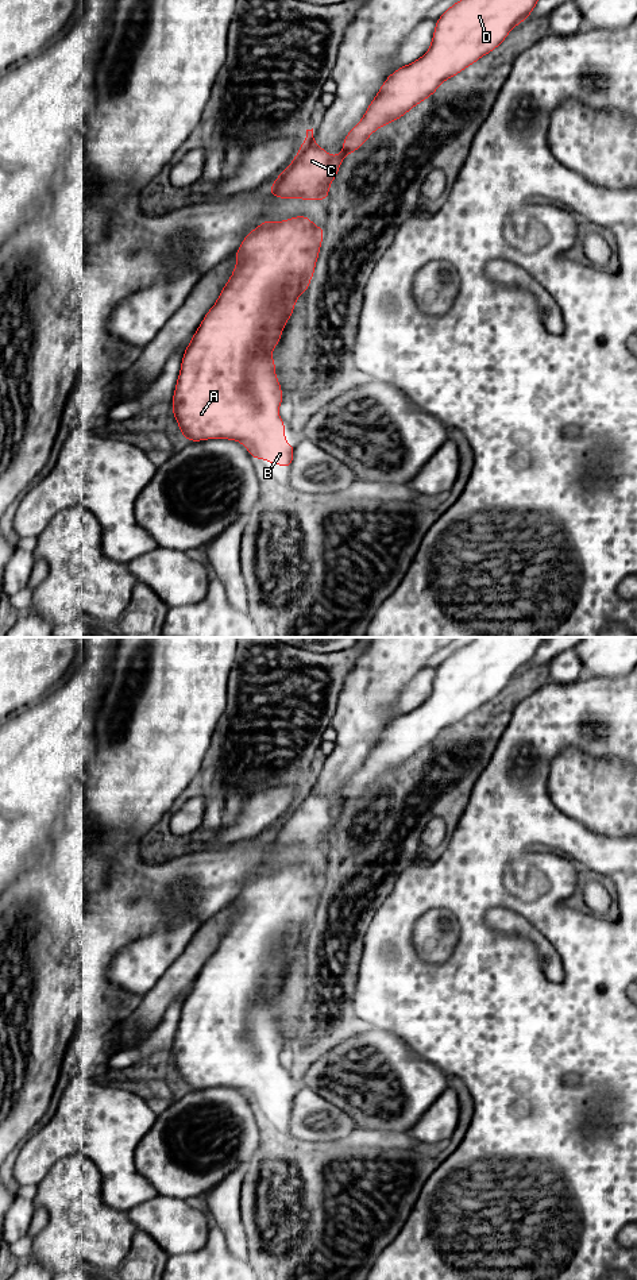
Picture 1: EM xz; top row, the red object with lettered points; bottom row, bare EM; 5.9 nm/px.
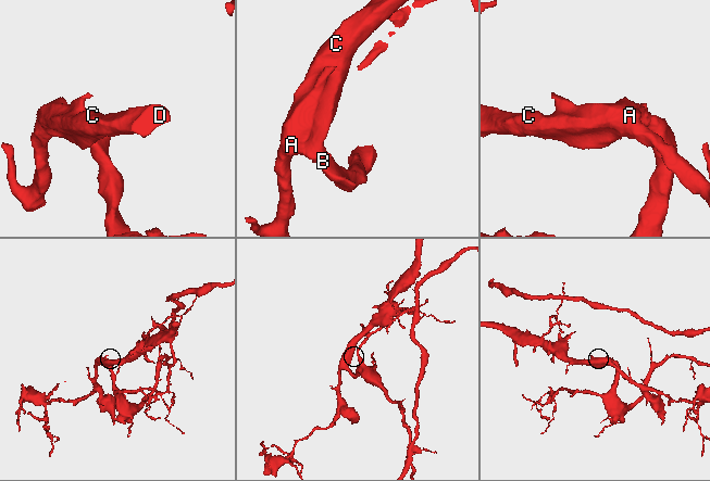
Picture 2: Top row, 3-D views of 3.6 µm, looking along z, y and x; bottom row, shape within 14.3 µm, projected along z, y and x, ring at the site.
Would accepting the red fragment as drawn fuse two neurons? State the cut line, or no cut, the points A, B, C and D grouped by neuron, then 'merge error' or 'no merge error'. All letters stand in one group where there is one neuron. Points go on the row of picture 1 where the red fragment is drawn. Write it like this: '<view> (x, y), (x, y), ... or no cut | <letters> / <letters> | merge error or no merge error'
no cut | A B C D | no merge error

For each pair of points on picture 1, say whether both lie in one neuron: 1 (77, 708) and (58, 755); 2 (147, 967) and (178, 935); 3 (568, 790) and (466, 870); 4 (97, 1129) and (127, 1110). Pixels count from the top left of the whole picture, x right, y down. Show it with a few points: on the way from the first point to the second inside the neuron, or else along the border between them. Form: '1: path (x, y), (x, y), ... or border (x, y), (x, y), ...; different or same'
1: path (66, 720), (58, 735), (58, 743); same
2: path (153, 959), (170, 941); same
3: border (549, 771), (548, 797), (578, 822); different
4: path (104, 1124), (114, 1122), (120, 1117); same

